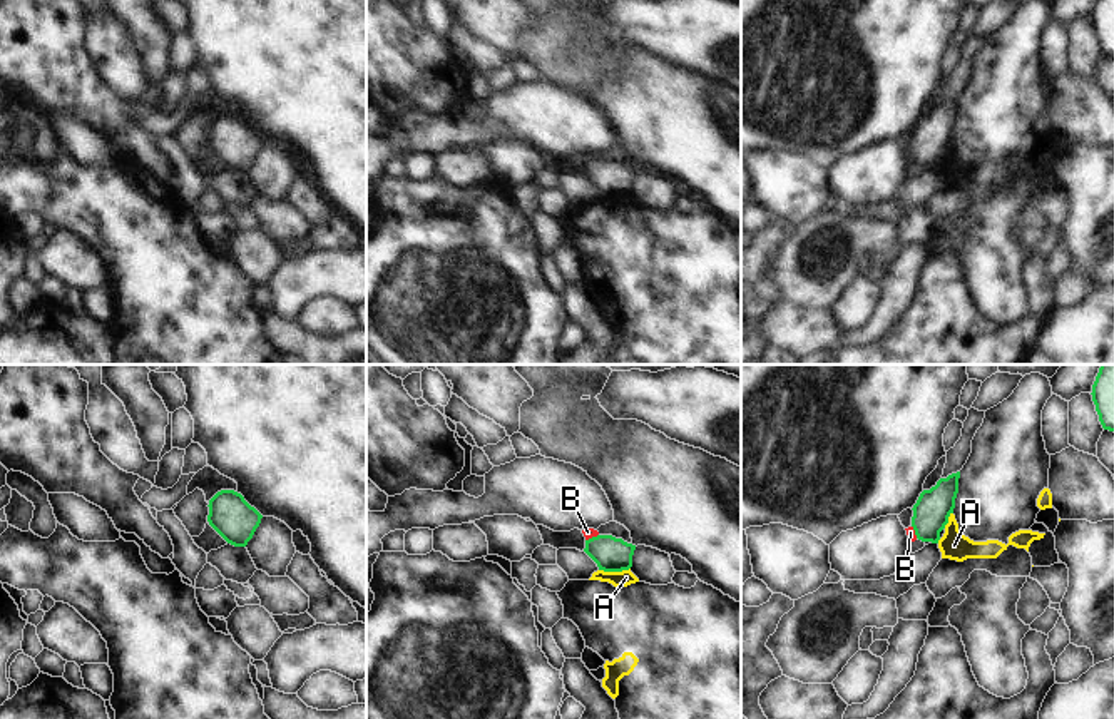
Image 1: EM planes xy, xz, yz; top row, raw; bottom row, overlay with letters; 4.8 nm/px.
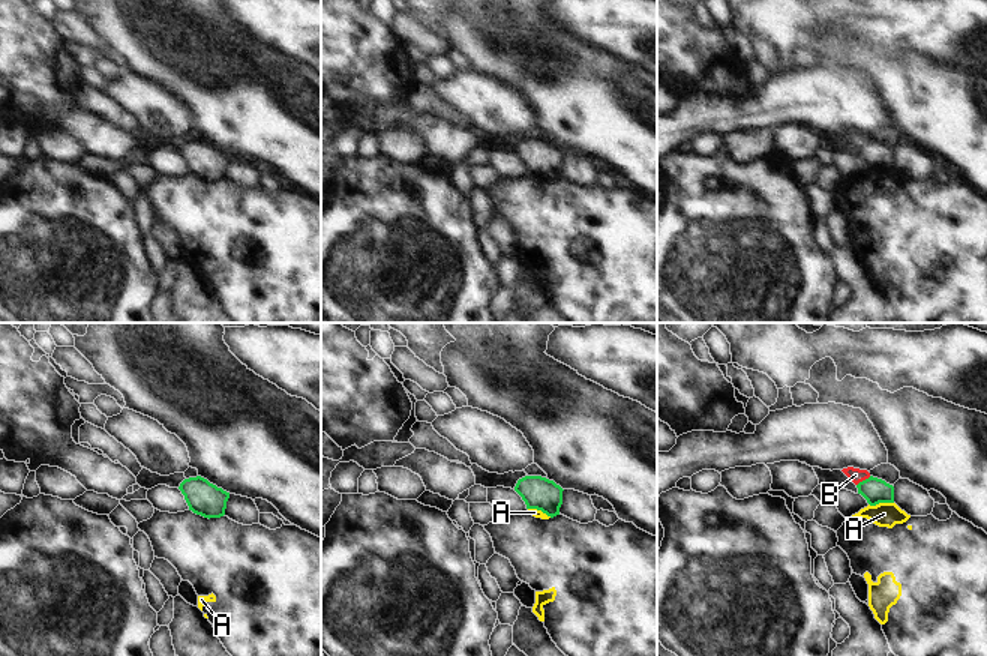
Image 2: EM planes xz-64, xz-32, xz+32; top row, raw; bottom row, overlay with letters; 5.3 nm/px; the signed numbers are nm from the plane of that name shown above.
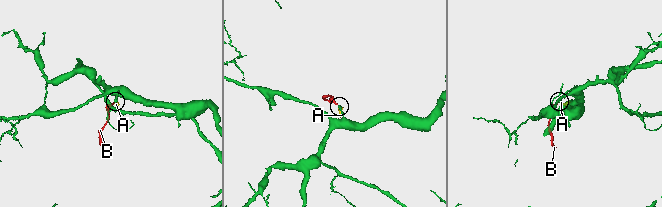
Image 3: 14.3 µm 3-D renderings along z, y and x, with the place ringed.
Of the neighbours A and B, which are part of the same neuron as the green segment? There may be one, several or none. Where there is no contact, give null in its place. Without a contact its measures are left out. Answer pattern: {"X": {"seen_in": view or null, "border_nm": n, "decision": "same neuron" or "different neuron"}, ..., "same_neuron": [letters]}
{"A": {"seen_in": "xz", "border_nm": 150, "decision": "different neuron"}, "B": {"seen_in": "xz", "border_nm": 70, "decision": "same neuron"}, "same_neuron": ["B"]}

